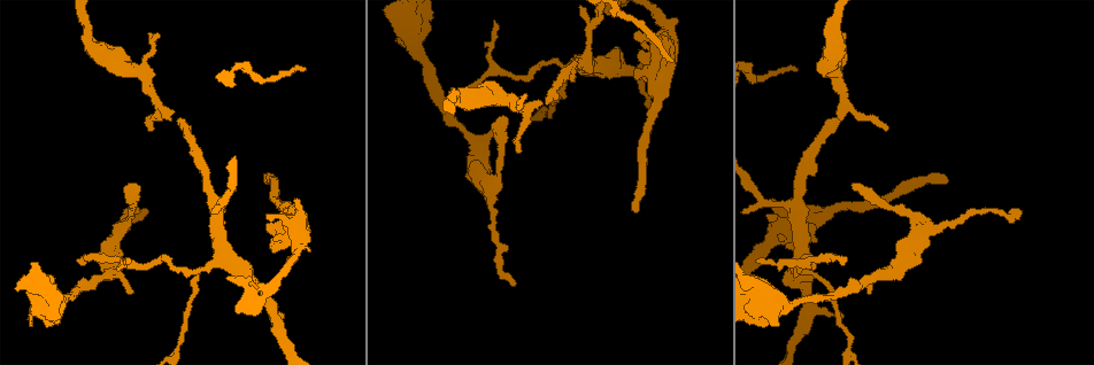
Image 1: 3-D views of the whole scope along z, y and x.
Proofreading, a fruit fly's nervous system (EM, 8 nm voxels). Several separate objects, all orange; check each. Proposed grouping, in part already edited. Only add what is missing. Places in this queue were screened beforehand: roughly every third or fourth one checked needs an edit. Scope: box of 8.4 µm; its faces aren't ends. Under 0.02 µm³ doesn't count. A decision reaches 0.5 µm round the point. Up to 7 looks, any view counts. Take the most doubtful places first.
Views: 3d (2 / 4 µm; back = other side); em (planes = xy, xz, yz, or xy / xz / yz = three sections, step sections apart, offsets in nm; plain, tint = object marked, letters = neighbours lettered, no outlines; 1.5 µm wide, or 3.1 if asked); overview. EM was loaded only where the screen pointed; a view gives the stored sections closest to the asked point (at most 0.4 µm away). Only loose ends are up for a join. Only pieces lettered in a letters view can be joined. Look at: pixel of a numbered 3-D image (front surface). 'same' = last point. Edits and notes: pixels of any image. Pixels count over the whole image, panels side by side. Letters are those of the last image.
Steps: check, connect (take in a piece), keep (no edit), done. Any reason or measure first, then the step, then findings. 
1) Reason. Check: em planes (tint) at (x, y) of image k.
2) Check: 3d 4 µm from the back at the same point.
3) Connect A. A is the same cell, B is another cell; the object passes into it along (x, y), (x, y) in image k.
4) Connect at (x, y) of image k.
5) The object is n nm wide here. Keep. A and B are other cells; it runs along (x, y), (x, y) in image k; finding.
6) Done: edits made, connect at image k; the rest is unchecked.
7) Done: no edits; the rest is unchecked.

An open end. Check: em xz step 4 (tint) at (634, 210) of image 1.

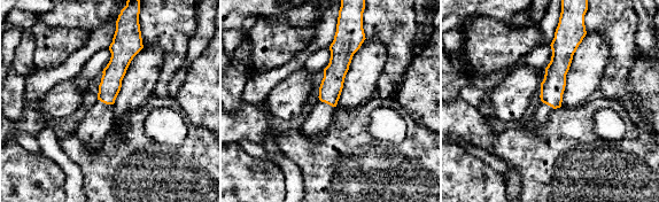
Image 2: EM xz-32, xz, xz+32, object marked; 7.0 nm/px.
Another direction. Check: em planes (letters) at the same point.

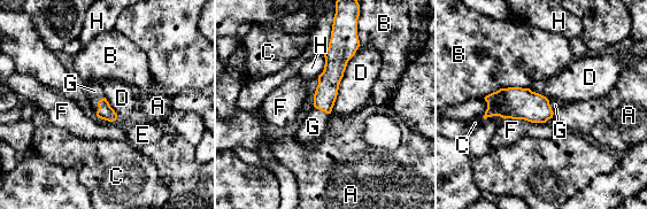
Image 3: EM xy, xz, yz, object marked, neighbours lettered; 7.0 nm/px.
The object is 110 nm wide here. Connect G. G is the same cell, A, B, C, D, E, F and H are other cells; it goes on there.

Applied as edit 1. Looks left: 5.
Stops while still wide. Check: em xy step 4 (letters) at (32, 324) of image 1.

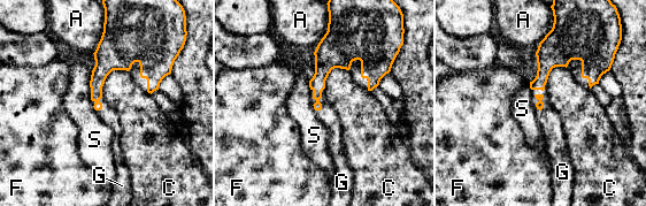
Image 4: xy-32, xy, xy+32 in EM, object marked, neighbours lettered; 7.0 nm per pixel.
The longest contact is with C, 260 nm. Connect G. G is the same cell, A, C, F and S are other cells; the object passes into it along (539, 105), (537, 102), (548, 119) in image 4; the cell continues.

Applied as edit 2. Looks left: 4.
Check: overview.

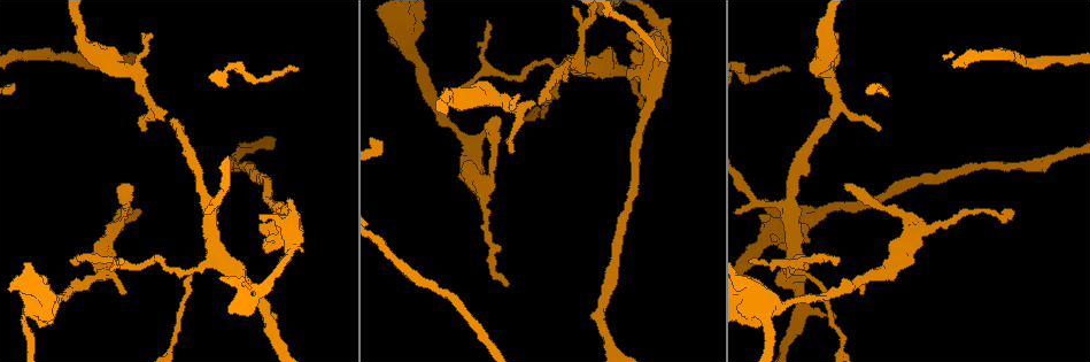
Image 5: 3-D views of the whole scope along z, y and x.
Free end. Check: em planes (letters) at (627, 34) of image 5.

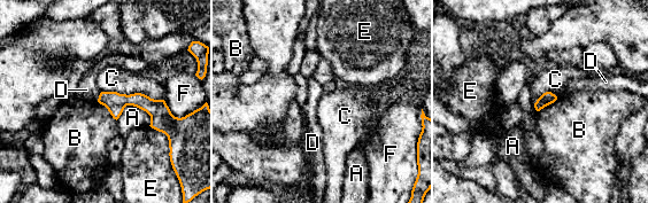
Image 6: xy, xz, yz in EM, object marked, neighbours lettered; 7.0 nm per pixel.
Keep. A, B, C, D, E and F are other cells; a border runs along (101, 91), (144, 93), (162, 100) in image 6; no lettered piece goes on from it.

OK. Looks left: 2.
Done: edits made, connect at image 3, connect at image 4; the rest is unchecked.

